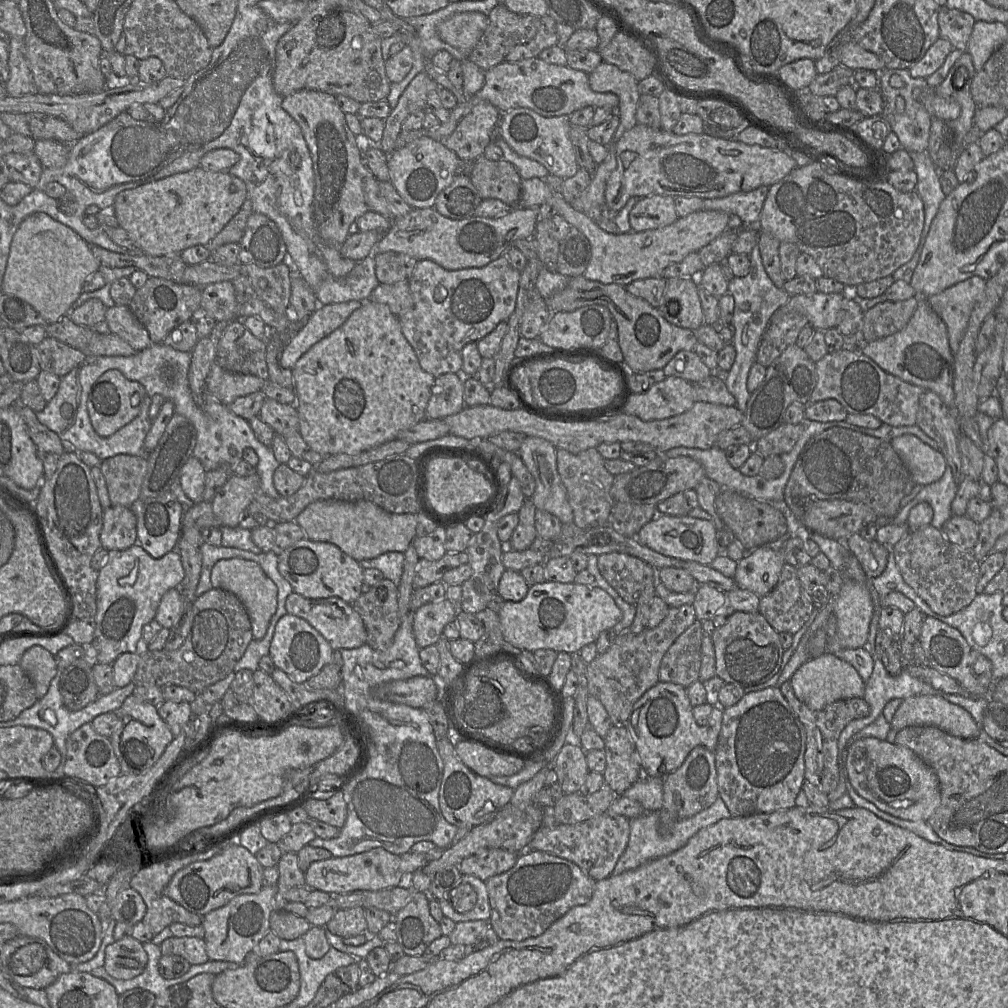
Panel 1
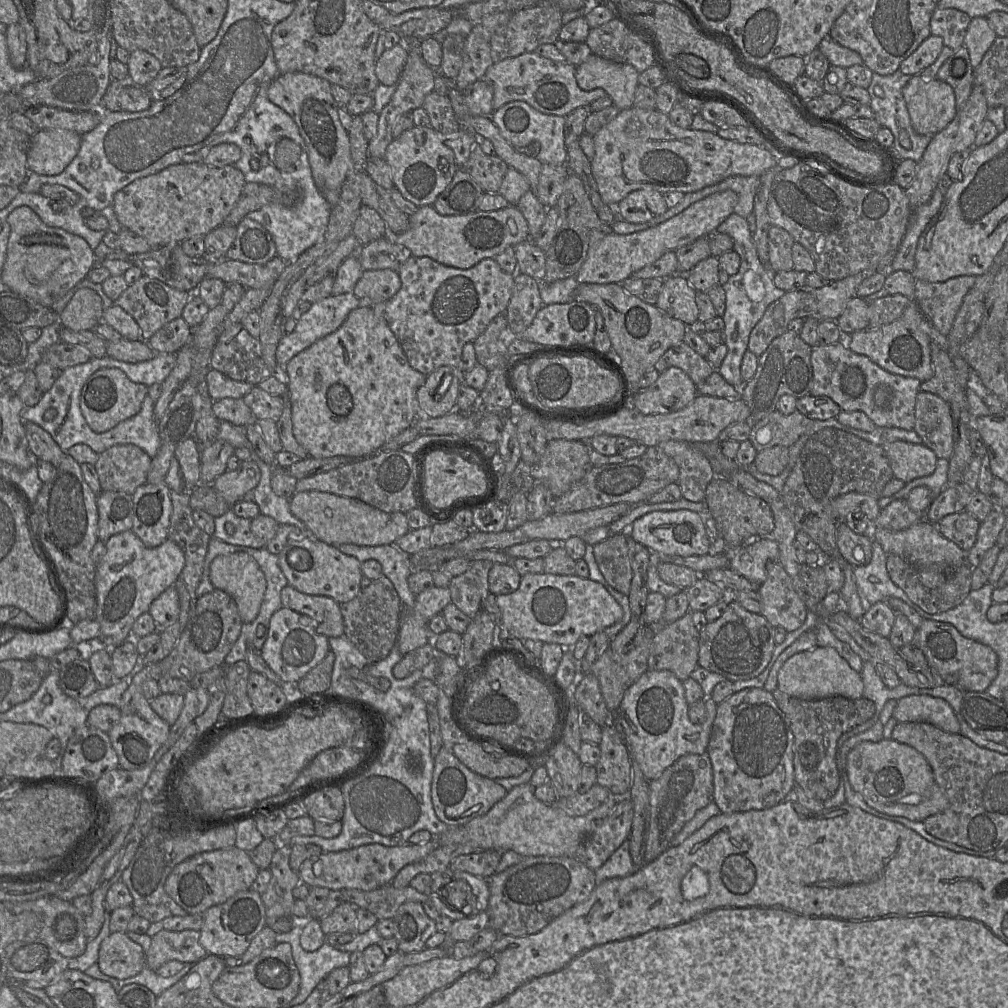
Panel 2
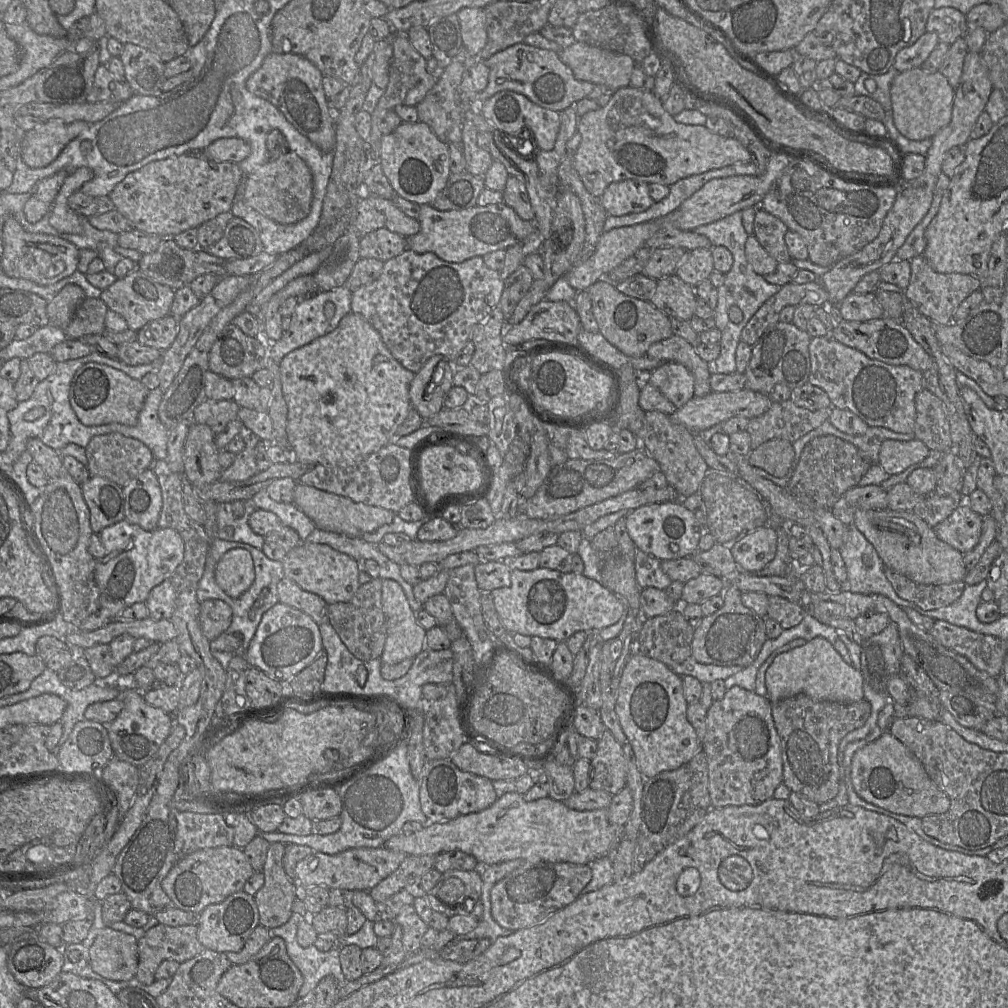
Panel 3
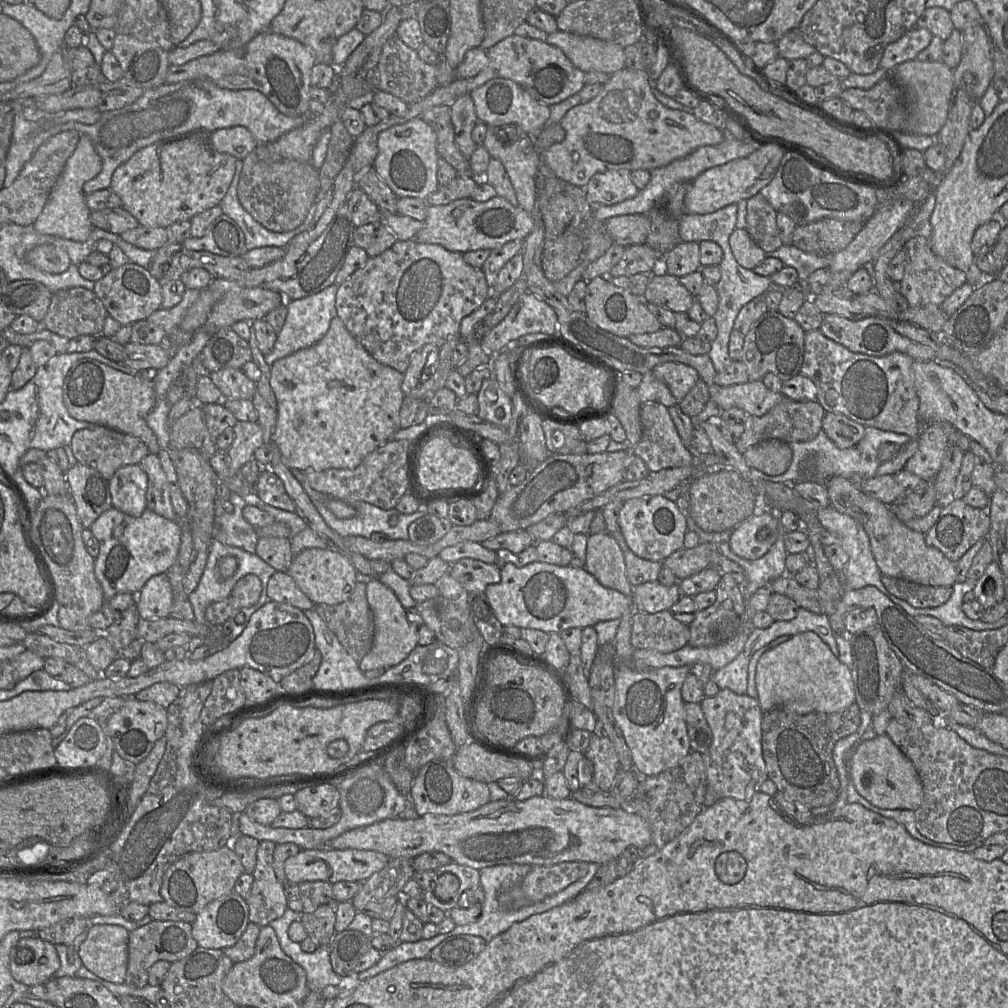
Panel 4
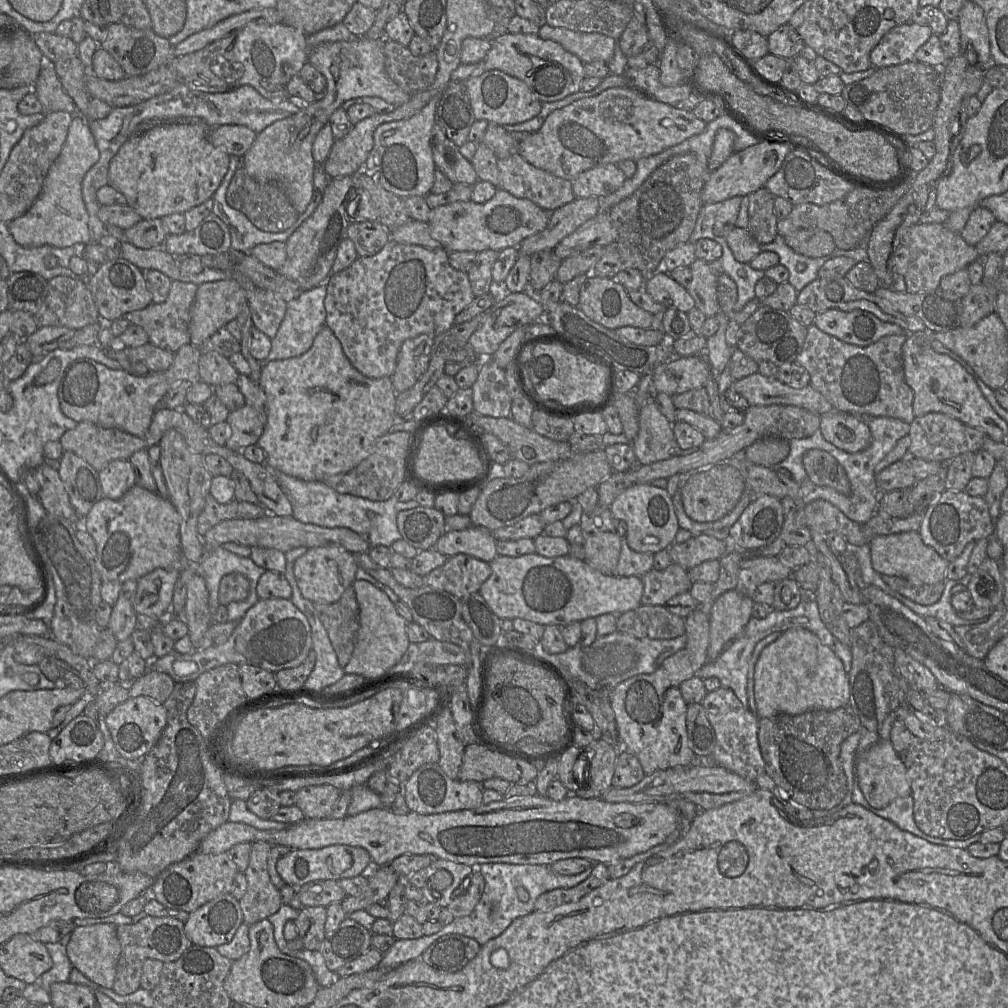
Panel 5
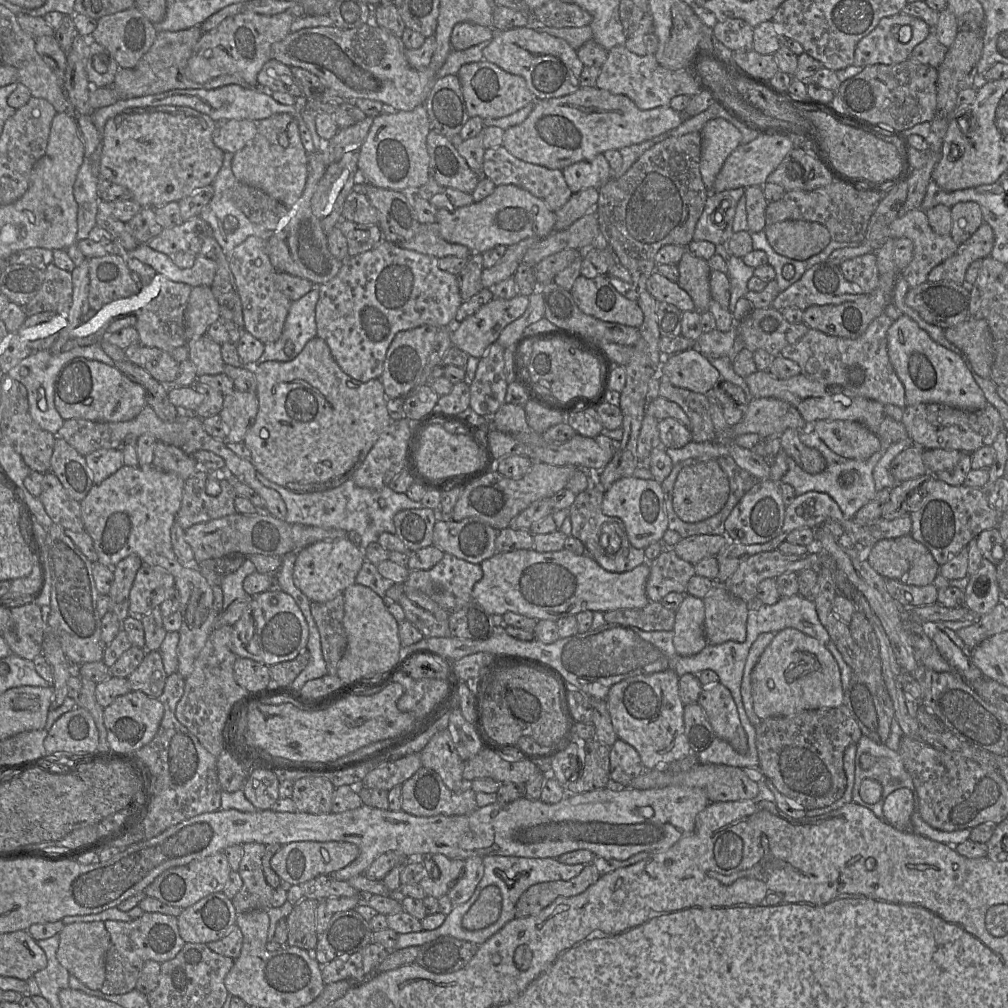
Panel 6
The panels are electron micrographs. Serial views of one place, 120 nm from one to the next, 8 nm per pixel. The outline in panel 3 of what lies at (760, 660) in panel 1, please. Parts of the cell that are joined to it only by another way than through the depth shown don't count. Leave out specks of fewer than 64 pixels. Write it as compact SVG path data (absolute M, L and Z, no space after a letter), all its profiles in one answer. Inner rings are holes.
M727 584L722 597L724 600L721 609L704 616L698 627L694 629L692 640L692 657L699 663L716 666L746 668L757 657L764 642L768 639L765 629L765 617L743 605L742 592L736 587Z

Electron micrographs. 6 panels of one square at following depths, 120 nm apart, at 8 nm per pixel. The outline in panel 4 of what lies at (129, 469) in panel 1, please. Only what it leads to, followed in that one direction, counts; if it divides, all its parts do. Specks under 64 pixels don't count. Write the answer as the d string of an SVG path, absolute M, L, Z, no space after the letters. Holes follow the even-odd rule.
M101 425L80 429L73 434L70 448L76 461L98 471L109 480L121 467L139 464L150 453L148 447L140 439L129 434Z

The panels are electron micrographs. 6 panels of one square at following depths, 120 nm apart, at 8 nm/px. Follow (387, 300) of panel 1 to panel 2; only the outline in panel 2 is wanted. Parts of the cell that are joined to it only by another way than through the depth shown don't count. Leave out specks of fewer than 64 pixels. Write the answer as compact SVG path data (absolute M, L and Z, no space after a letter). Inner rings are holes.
M391 269L365 270L352 293L364 303L376 304L391 299L400 288L398 272Z

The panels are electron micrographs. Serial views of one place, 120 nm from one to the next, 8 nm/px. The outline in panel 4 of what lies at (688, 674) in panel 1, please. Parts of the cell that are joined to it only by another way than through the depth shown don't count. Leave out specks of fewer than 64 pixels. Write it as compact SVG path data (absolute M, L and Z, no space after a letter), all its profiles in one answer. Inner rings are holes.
M670 610L657 613L634 612L631 644L635 649L671 653L688 644L690 628L676 620Z

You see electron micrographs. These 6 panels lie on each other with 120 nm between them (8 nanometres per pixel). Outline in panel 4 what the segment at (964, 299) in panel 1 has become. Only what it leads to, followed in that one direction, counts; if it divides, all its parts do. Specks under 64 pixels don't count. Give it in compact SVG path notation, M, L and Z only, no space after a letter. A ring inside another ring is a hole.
M922 236L914 237L904 243L902 250L906 254L906 266L904 276L900 281L901 294L907 299L910 307L927 304L941 306L949 295L967 283L963 271L950 266L932 251L930 239Z

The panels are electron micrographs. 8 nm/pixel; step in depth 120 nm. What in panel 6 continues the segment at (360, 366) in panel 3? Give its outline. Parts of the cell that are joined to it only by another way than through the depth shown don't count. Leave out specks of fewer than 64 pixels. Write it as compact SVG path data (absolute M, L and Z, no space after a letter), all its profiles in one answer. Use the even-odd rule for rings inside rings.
M315 336L307 342L303 350L291 361L265 361L252 367L257 382L258 413L254 424L246 433L243 443L251 452L250 461L256 468L257 472L262 474L268 480L283 486L294 492L316 492L334 488L344 481L351 478L356 469L363 462L368 452L371 450L381 433L392 422L390 416L390 401L385 395L383 384L380 379L372 379L361 383L340 368L333 358L327 343Z

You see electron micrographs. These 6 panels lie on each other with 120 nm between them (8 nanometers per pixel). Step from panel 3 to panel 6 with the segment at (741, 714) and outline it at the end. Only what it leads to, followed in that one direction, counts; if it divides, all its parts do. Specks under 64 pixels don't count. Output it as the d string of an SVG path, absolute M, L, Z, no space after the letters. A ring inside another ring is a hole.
M719 682L703 687L697 703L704 710L715 737L728 742L738 753L745 754L748 739L730 691Z

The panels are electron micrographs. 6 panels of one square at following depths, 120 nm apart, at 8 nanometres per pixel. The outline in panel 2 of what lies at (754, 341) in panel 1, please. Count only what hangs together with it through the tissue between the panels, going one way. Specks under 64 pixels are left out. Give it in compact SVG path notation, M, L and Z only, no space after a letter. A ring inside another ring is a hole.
M732 213L716 229L717 233L727 234L733 239L733 250L740 256L739 271L731 275L722 287L726 294L726 309L722 316L724 320L724 344L728 352L717 371L732 386L740 389L744 381L741 376L741 363L744 353L748 350L749 336L752 329L763 317L767 307L782 297L786 291L778 288L773 283L773 275L770 269L761 263L756 246L752 238L747 220L736 213Z

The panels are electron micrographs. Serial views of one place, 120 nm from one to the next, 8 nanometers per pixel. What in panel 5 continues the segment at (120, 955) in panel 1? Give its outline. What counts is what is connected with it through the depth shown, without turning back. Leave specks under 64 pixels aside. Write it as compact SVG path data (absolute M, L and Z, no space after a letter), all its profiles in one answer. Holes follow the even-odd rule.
M108 923L76 926L71 932L71 937L66 947L67 957L73 967L91 981L108 989L113 988L116 965L121 952L116 929L117 925Z

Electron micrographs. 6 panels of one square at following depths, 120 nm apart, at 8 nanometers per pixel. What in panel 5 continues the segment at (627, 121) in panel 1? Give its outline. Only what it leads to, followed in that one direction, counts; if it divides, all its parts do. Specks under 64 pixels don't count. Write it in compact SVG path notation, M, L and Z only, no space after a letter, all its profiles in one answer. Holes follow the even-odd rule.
M547 24L539 29L539 37L559 43L582 63L602 61L609 63L614 56L616 40L599 33L584 33Z

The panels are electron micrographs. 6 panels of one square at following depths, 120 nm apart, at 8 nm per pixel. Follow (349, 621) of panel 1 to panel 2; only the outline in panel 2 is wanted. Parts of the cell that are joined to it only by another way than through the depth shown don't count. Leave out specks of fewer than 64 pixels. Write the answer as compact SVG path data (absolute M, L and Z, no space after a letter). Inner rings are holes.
M287 585L281 590L284 608L304 614L315 620L316 632L328 638L344 635L340 604L327 596L308 595Z

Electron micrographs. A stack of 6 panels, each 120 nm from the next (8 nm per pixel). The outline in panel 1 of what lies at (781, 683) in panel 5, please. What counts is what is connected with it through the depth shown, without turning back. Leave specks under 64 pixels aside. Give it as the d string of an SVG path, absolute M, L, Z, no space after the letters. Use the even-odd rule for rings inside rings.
M830 652L805 662L793 674L790 683L796 697L813 710L821 710L839 700L863 698L865 691L865 682L857 670Z

